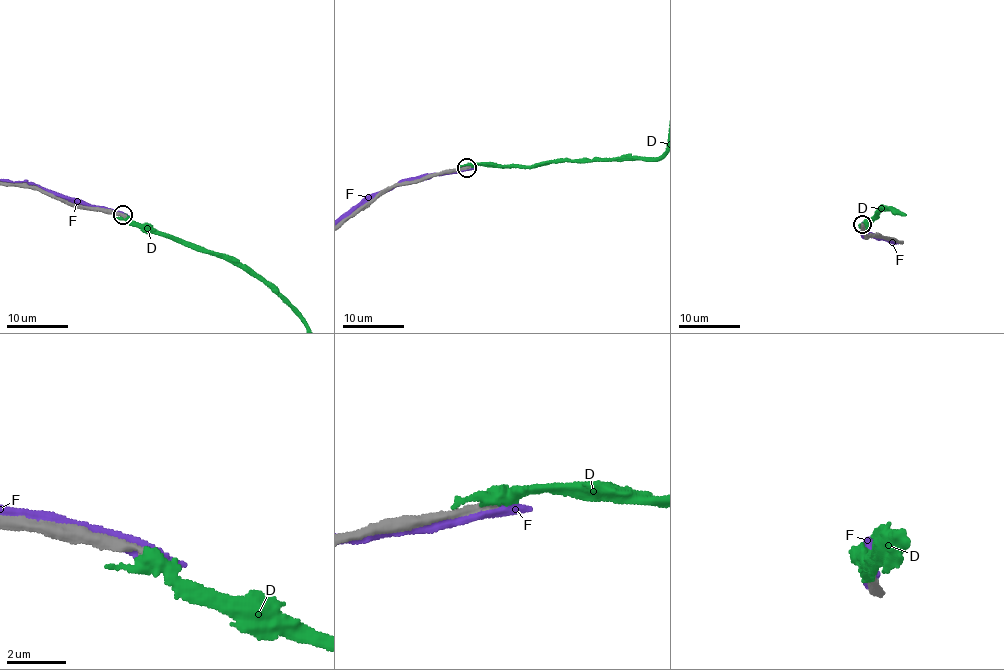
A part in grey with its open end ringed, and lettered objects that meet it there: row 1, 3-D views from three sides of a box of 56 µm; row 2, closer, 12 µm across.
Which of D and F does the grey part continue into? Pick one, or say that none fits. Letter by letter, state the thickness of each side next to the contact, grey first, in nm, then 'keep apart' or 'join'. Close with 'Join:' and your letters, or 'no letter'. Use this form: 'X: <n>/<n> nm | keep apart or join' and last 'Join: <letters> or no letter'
D: 240/440 nm | keep apart
F: 360/360 nm | keep apart
Join: no letter

